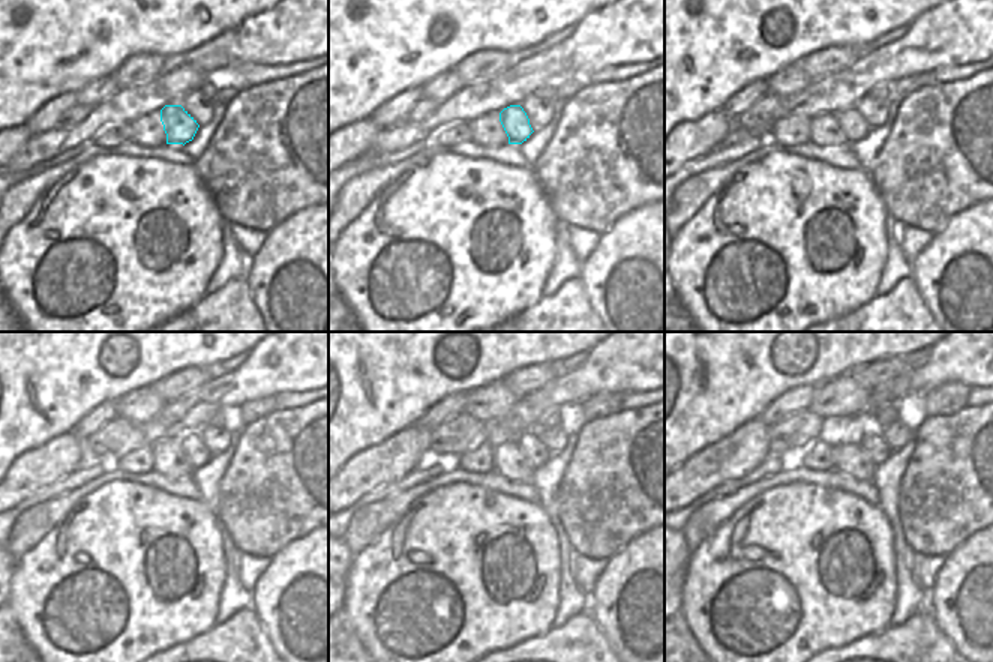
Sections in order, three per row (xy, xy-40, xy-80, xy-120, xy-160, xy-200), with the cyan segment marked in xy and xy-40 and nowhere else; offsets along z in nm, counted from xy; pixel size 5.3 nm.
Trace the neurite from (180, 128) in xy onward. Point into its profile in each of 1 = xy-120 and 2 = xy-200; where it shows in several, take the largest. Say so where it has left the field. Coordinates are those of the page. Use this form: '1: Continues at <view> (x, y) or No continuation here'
1: Continues at xy-120 (191, 443)
2: Continues at xy-200 (875, 446)

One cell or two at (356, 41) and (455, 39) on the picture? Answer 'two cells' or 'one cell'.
one cell

